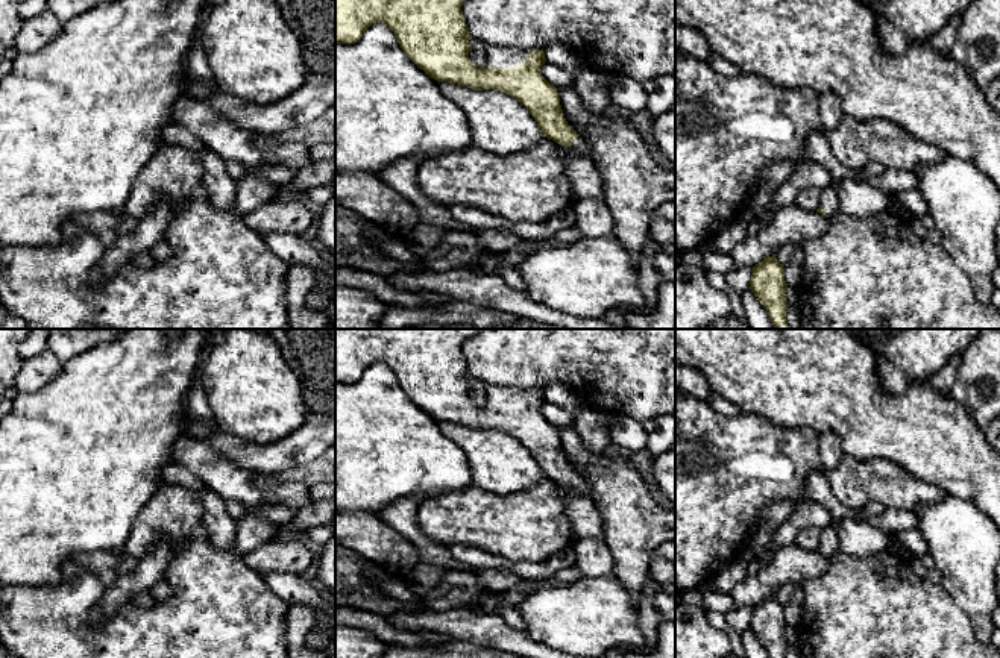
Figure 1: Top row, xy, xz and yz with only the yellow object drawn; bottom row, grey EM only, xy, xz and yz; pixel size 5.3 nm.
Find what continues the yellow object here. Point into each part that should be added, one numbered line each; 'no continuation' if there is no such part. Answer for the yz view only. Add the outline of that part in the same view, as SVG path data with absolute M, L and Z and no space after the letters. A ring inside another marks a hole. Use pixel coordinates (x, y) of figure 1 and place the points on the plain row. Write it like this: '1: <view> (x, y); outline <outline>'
1: yz (829, 537); outline M836 520L821 531L819 547L824 549L825 556L832 556L839 552L839 538L836 532Z

